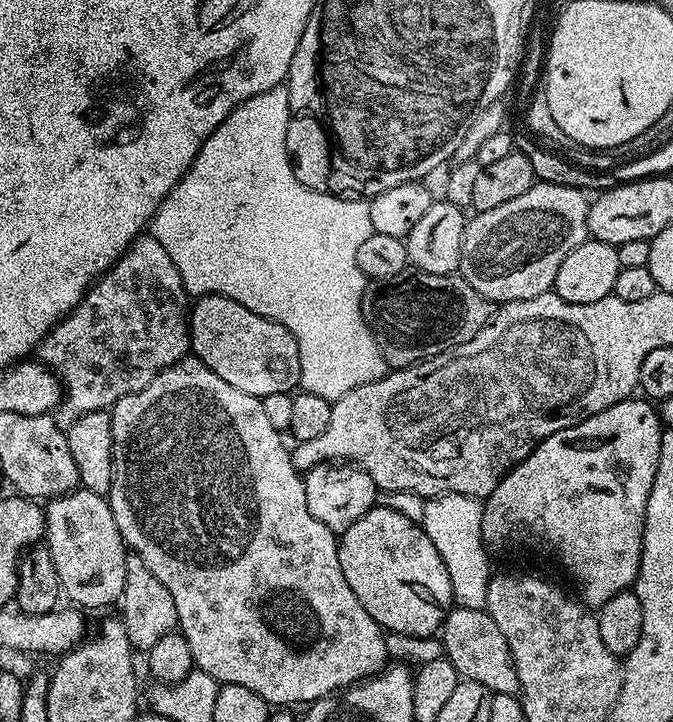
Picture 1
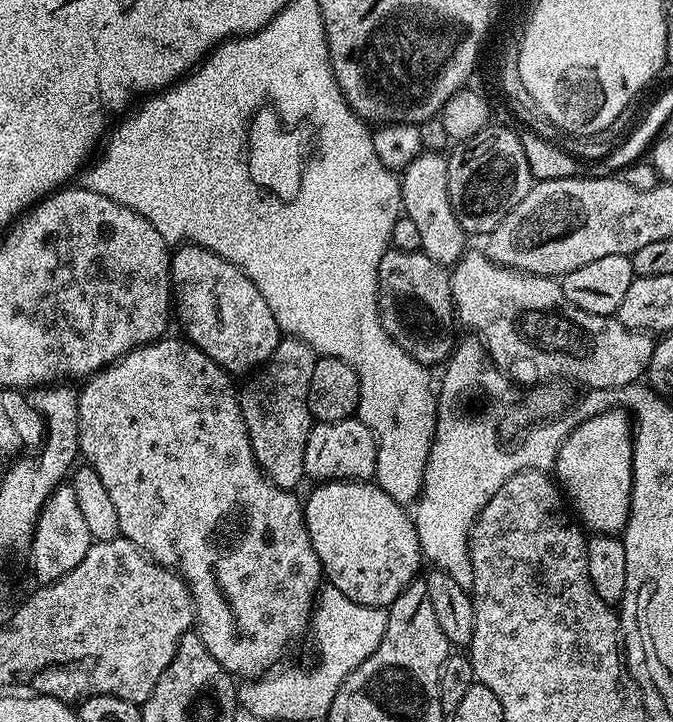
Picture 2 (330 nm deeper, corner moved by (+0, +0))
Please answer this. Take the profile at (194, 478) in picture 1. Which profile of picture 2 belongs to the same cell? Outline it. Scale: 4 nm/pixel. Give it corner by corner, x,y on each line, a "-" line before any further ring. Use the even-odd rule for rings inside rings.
161,338
155,340
152,344
143,344
140,348
130,350
125,356
116,360
109,368
103,368
100,372
95,372
93,376
87,377
83,381
84,388
79,389
80,405
78,406
78,434
80,435
80,456
85,460
87,467
98,470
98,478
102,478
103,484
106,485
106,490
110,494
110,499
114,502
114,511
118,514
118,526
120,527
120,535
125,536
130,542
134,542
134,546
138,546
140,551
144,553
148,559
153,560
155,564
162,565
163,568
171,568
175,570
188,585
188,590
192,594
192,606
194,609
194,631
197,636
202,638
202,642
206,646
206,650
210,650
210,654
214,654
214,658
220,665
231,672
236,678
255,678
263,676
265,673
277,667
285,658
284,651
299,638
300,635
309,631
313,618
313,609
317,601
317,595
322,588
322,573
320,571
320,563
318,562
318,554
314,554
314,546
310,542
310,534
306,530
306,522
304,521
304,506
301,497
296,497
295,491
279,488
276,483
268,479
265,471
256,461
256,455
252,449
252,443
248,437
246,430
246,422
244,415
240,409
240,397
238,388
232,385
233,377
224,371
222,366
218,366
209,358
202,350
198,350
192,344
188,343
187,339
179,338
180,340
168,340
169,338

